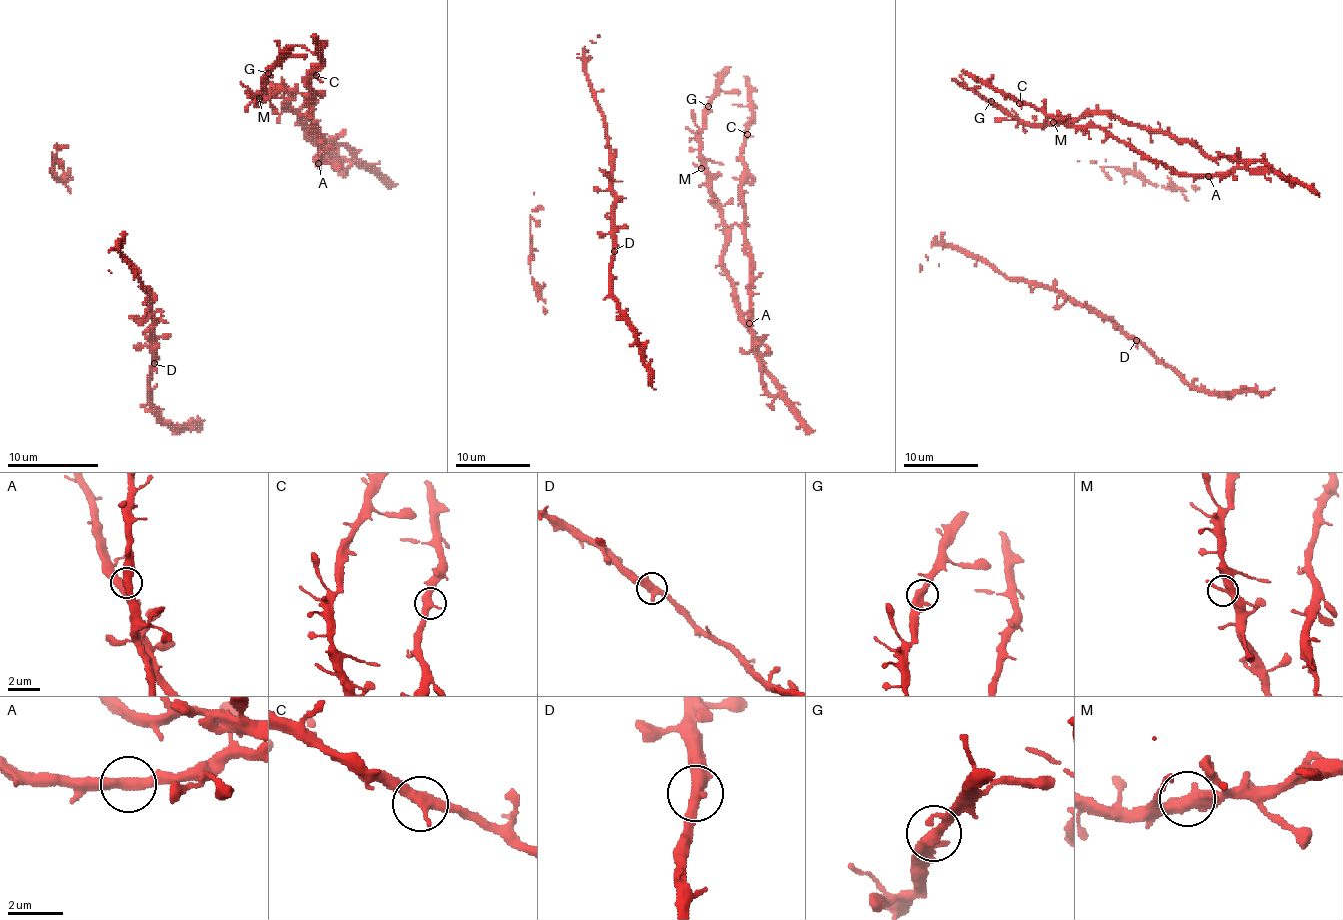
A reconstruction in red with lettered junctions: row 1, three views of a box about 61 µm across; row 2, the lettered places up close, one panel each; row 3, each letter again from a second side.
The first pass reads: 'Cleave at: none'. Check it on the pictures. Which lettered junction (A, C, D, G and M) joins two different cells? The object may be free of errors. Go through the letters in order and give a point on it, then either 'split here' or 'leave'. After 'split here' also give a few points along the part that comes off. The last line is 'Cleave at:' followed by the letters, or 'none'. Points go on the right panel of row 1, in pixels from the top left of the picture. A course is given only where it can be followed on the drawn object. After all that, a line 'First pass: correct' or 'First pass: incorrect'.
A: place (1208, 176); leave
C: place (1019, 103); leave
D: place (1136, 340); leave
G: place (991, 101); leave
M: place (1053, 122); leave
Cleave at: none
First pass: correct

